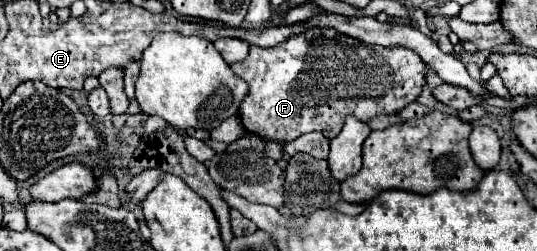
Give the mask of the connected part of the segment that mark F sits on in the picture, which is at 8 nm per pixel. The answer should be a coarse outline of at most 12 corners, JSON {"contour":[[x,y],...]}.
{"contour":[[311,27],[231,69],[247,131],[333,139],[419,97],[417,53]]}

